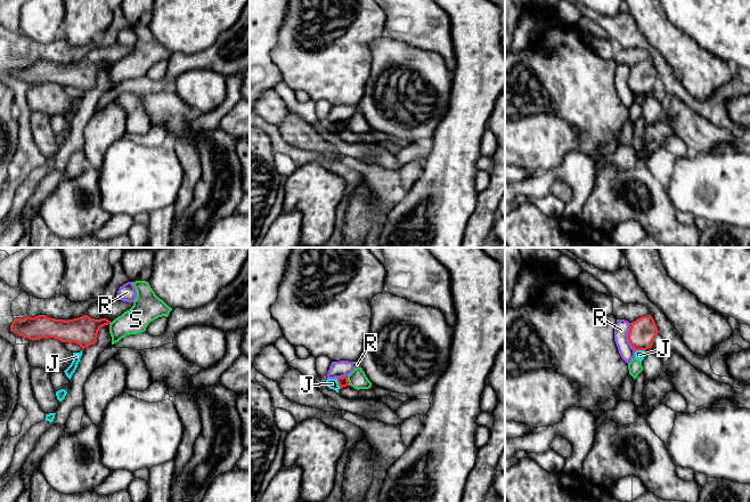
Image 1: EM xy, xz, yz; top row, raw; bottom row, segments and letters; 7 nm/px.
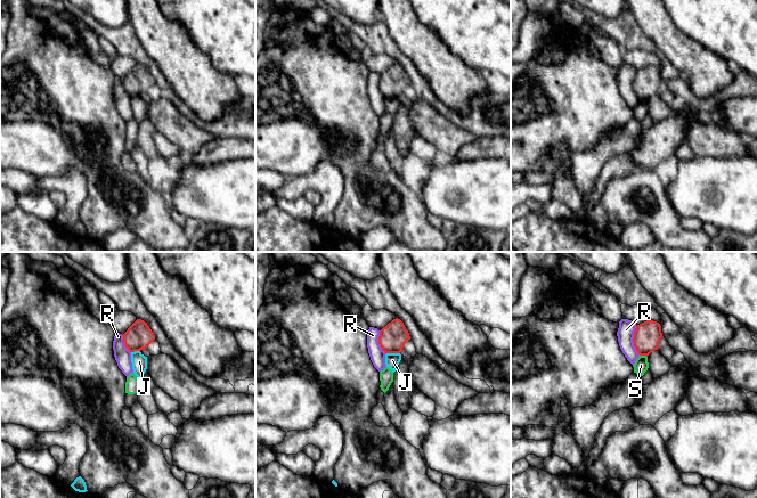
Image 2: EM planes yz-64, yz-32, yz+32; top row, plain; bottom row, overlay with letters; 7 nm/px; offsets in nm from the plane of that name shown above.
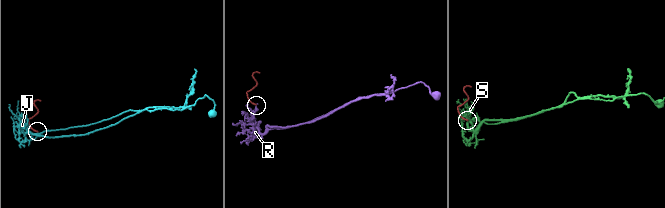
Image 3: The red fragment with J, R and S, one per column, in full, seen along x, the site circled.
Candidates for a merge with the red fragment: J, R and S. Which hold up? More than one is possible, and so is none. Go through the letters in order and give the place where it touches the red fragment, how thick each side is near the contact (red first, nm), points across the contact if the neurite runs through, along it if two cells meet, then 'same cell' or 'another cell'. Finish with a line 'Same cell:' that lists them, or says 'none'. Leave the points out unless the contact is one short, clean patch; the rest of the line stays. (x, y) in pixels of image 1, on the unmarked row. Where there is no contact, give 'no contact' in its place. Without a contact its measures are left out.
J: meets red in xz at (339, 129); 70 nm thick on the red side, 80 nm on the other; border along xz (336, 123), (339, 135); another cell
R: meets red in yz at (628, 81); 190 nm thick on the red side, 110 nm on the other; another cell
S: meets red in xz at (347, 124); 70 nm thick on the red side, 130 nm on the other; another cell
Same cell: none

